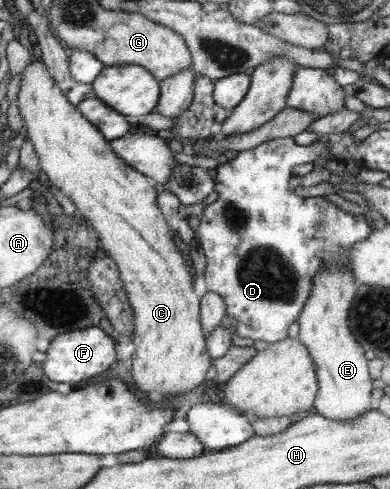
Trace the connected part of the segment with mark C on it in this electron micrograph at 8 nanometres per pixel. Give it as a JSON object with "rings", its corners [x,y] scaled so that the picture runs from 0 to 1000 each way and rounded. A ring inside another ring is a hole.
{"rings":[[[82,112],[79,127],[62,139],[54,153],[51,190],[46,190],[41,207],[44,221],[59,243],[59,258],[67,260],[72,270],[69,284],[85,292],[92,313],[97,315],[105,342],[103,350],[113,350],[118,362],[123,362],[123,370],[149,382],[159,395],[169,397],[192,415],[200,427],[197,436],[221,442],[231,468],[246,472],[259,493],[259,507],[297,536],[308,552],[305,560],[313,569],[328,616],[344,638],[341,701],[346,703],[346,718],[338,724],[336,755],[344,787],[349,787],[354,800],[364,802],[364,808],[374,810],[374,816],[385,816],[390,822],[431,820],[431,812],[441,812],[441,808],[462,808],[464,804],[469,806],[479,800],[492,800],[492,796],[503,796],[513,783],[523,785],[528,763],[533,763],[538,742],[544,742],[544,730],[538,730],[536,714],[528,714],[528,685],[518,681],[515,620],[503,611],[497,591],[492,591],[492,558],[487,558],[487,546],[477,546],[477,534],[472,534],[467,517],[456,513],[456,505],[451,505],[451,497],[446,497],[441,468],[436,468],[436,460],[426,456],[426,440],[413,431],[403,415],[408,397],[403,384],[395,380],[382,360],[344,342],[333,342],[310,319],[297,315],[282,294],[285,288],[262,276],[262,270],[249,262],[246,254],[231,252],[231,245],[221,243],[218,237],[208,233],[208,225],[185,211],[185,207],[167,196],[167,190],[156,186],[156,180],[146,176],[144,166],[128,153],[126,139],[118,137],[115,125],[108,119],[92,119]]]}

